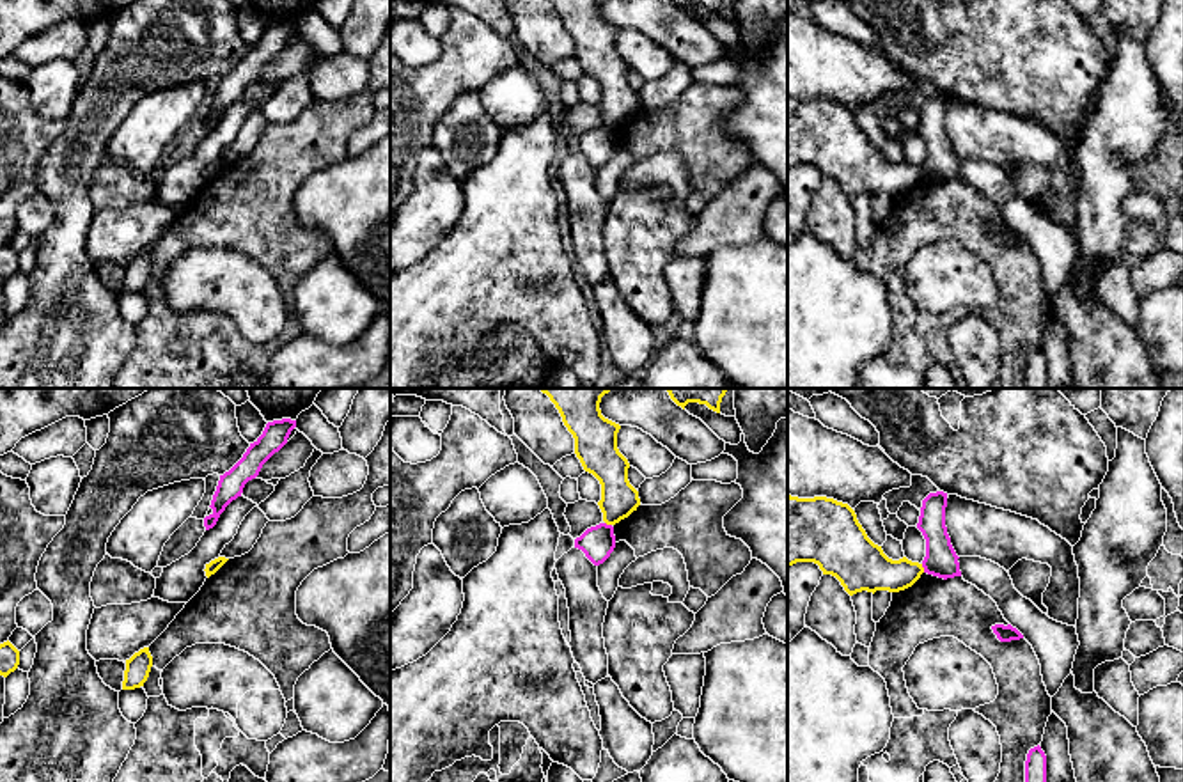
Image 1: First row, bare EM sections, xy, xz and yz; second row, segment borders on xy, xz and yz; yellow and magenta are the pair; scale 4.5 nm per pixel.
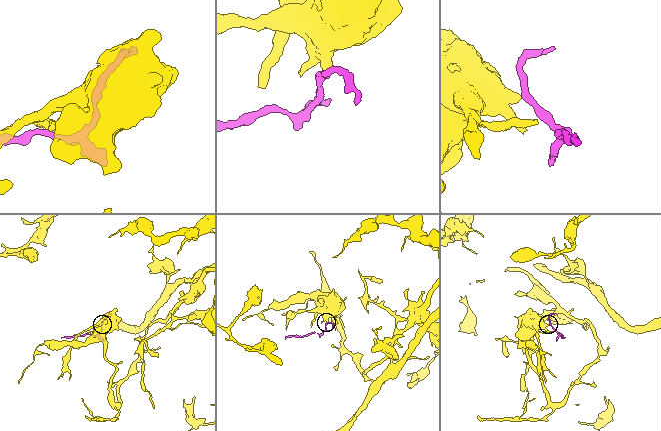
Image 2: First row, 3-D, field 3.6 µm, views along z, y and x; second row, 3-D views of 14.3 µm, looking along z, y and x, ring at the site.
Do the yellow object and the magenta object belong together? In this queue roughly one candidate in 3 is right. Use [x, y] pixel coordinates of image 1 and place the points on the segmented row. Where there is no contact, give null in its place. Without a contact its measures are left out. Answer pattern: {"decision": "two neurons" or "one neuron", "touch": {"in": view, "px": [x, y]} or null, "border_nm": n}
{"decision": "two neurons", "touch": {"in": "yz", "px": [923, 568]}, "border_nm": 40}

